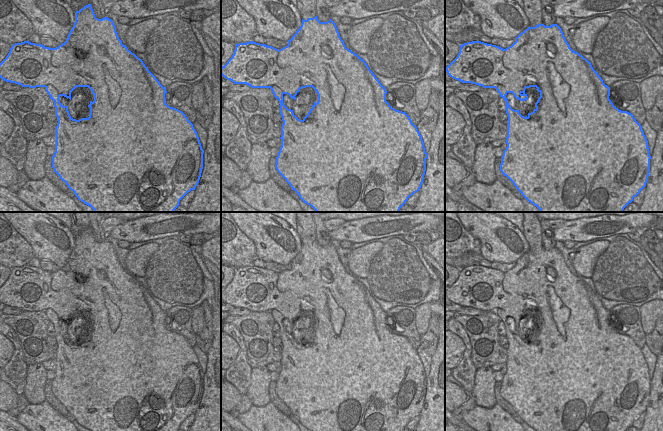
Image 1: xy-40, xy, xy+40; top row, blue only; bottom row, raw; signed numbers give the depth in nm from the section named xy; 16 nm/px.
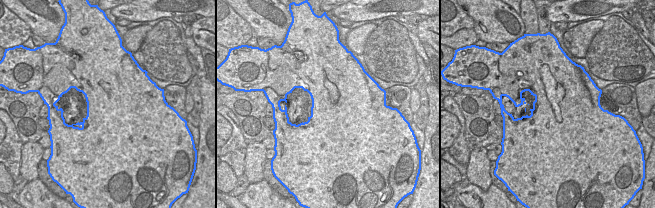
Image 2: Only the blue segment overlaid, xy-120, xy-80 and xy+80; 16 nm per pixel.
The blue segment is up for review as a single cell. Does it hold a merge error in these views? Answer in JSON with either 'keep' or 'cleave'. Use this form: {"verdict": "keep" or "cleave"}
{"verdict": "cleave"}

